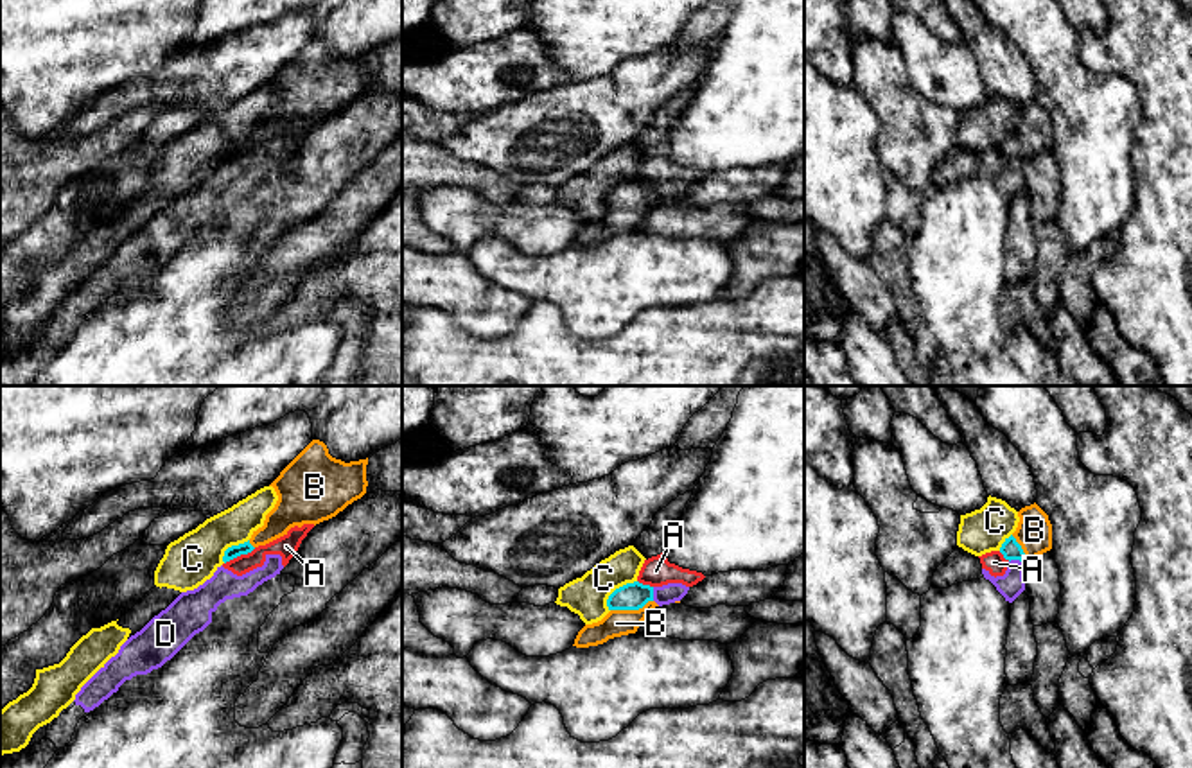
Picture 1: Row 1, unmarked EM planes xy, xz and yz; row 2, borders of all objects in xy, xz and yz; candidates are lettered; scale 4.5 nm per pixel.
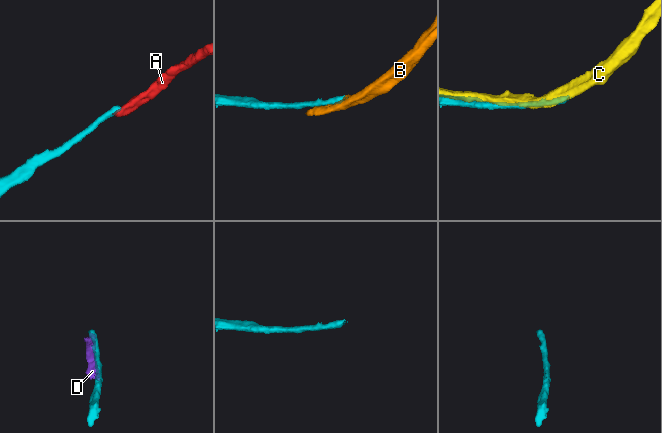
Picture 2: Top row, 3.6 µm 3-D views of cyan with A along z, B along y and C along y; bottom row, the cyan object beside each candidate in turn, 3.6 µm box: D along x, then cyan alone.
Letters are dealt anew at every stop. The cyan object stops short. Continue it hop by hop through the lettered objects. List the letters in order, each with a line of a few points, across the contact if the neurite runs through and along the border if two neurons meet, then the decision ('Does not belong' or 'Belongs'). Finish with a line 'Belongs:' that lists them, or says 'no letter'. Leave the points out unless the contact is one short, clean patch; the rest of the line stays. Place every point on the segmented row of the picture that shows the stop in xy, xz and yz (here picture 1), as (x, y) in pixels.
A: Line: xy (255, 548), (225, 564). Does not belong
B: Belongs
C: Does not belong
D: Does not belong
Belongs: B

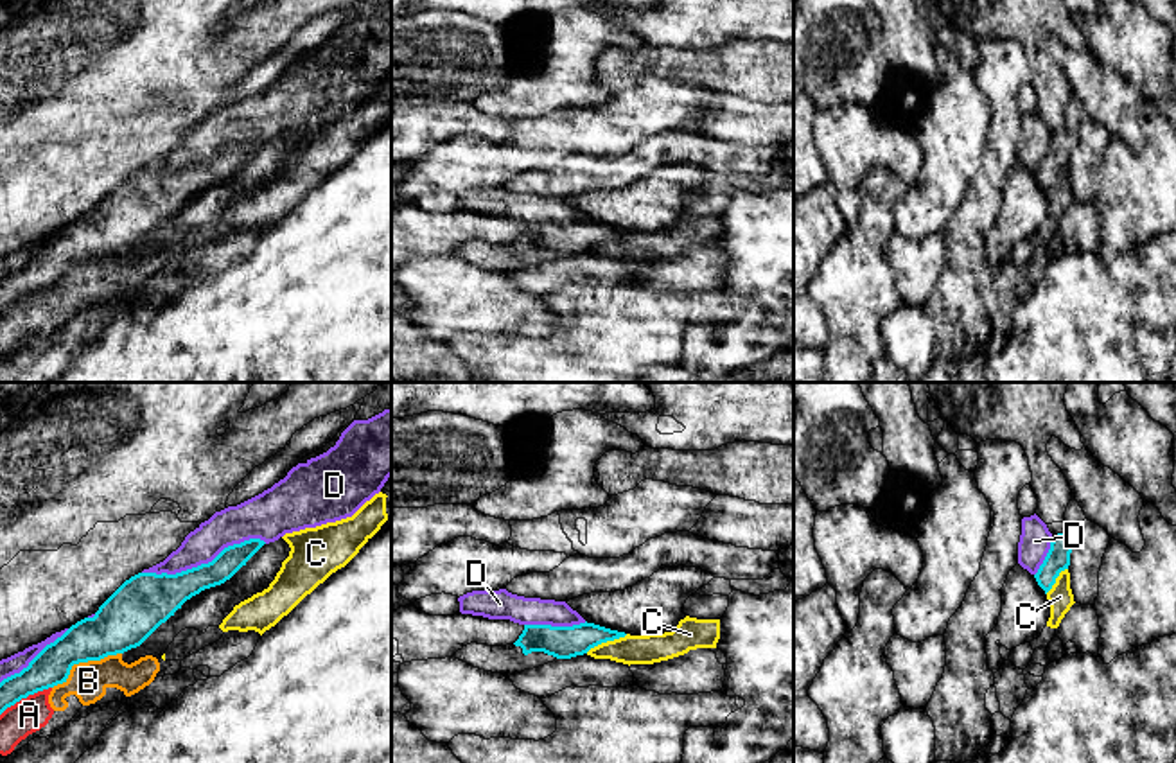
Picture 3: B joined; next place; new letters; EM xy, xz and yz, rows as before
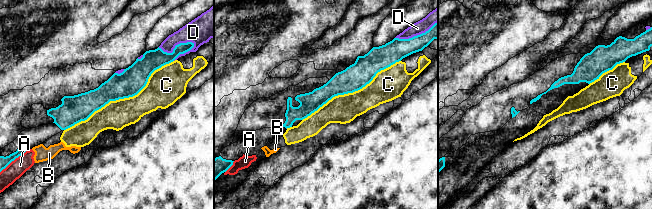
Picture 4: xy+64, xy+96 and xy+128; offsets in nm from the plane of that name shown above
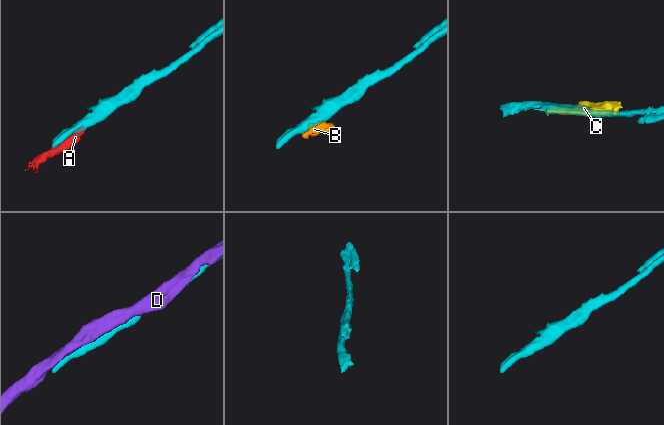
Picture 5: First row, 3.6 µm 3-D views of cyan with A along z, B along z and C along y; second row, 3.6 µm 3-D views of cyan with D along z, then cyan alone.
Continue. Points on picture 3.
A: Does not belong
B: Line: xy (121, 652), (76, 663), (70, 674), (52, 688). Does not belong
C: Does not belong
D: Does not belong
Belongs: no letter

